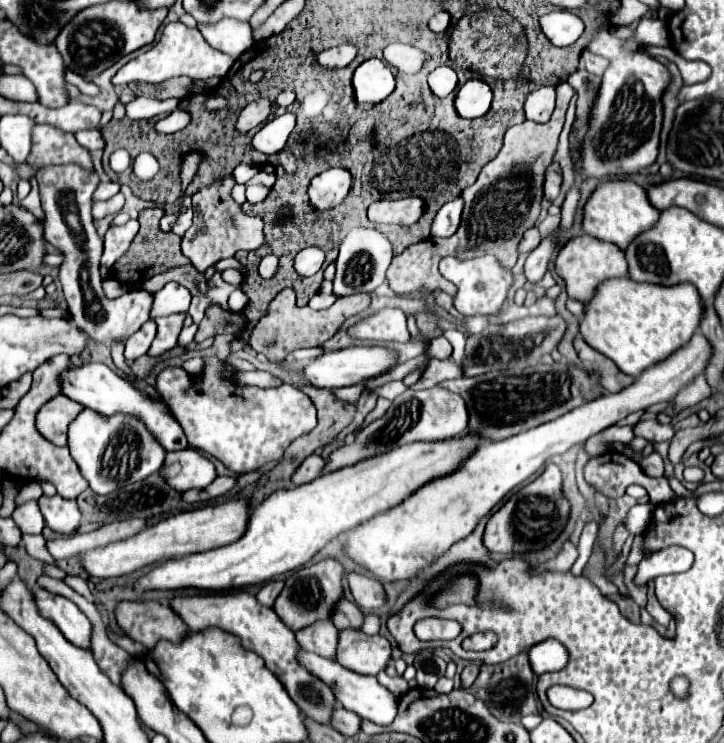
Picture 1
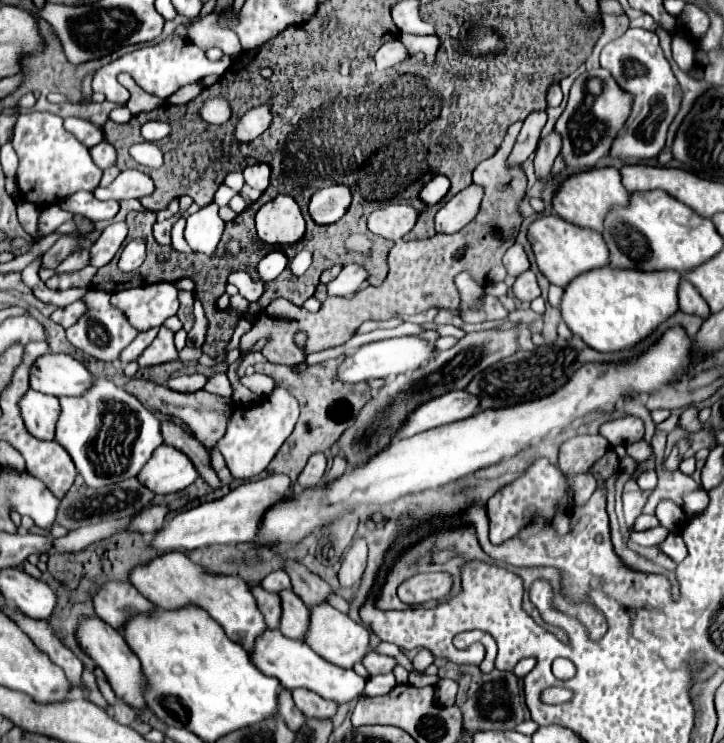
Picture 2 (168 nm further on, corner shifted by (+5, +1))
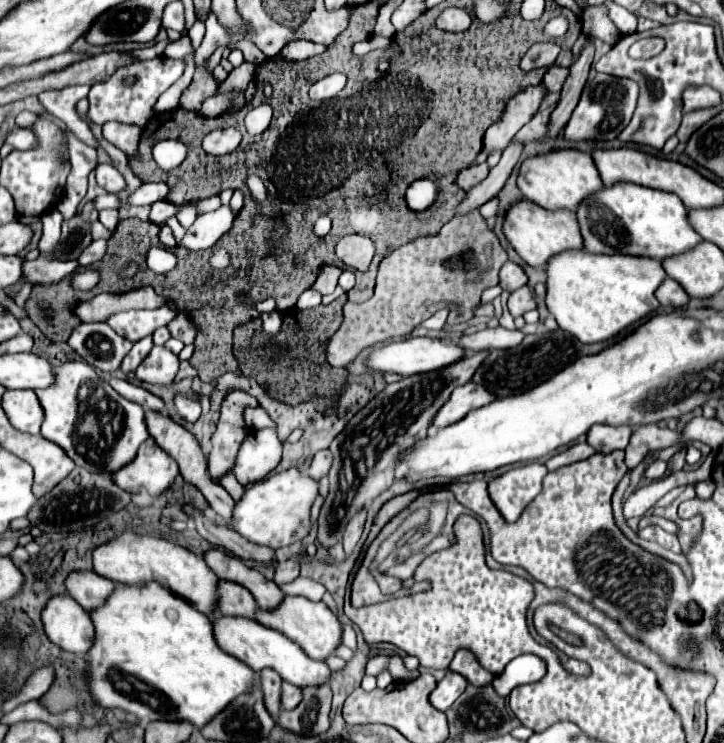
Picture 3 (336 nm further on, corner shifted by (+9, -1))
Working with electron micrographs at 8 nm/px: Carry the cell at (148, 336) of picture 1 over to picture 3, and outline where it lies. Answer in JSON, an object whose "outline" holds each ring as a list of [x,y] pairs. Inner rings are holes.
{"outline":[[[146,336],[142,340],[138,340],[132,350],[126,354],[126,358],[122,360],[122,372],[130,372],[130,370],[136,370],[138,364],[146,358],[146,354],[152,350],[152,336]]]}

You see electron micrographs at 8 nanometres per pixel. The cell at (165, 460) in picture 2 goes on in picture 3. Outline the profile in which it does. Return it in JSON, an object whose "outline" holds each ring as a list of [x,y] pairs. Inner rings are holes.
{"outline":[[[148,438],[140,446],[136,458],[112,474],[112,480],[130,494],[148,492],[150,496],[160,496],[172,488],[178,474],[178,462],[174,462],[170,454],[166,454],[152,438]]]}

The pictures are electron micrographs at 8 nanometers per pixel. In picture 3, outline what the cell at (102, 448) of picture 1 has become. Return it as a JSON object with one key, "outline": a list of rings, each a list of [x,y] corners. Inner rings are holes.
{"outline":[[[66,362],[56,368],[56,382],[46,390],[36,390],[44,408],[42,436],[58,444],[76,466],[102,476],[112,476],[130,460],[146,438],[146,418],[142,406],[122,398],[116,390],[98,378],[86,362]]]}

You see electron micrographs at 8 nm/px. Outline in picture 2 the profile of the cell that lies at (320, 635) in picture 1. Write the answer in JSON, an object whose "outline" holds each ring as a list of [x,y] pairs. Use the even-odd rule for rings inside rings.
{"outline":[[[282,590],[278,592],[278,596],[282,602],[280,632],[288,638],[302,640],[308,628],[308,618],[310,618],[308,608],[302,604],[302,600],[298,600],[298,596],[292,590]]]}

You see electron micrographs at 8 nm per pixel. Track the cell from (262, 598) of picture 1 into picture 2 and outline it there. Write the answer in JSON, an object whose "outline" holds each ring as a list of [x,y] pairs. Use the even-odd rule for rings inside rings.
{"outline":[[[276,570],[262,580],[262,588],[266,588],[268,592],[280,592],[284,588],[290,588],[290,578],[284,570]]]}

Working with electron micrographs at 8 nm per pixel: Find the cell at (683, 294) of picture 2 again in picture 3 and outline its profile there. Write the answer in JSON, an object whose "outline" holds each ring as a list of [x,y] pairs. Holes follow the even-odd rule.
{"outline":[[[666,278],[660,284],[660,288],[656,292],[656,298],[660,300],[660,304],[664,308],[668,308],[668,306],[672,306],[672,308],[684,308],[688,304],[688,300],[690,300],[686,290],[682,290],[682,286],[678,282],[674,282],[672,278]]]}

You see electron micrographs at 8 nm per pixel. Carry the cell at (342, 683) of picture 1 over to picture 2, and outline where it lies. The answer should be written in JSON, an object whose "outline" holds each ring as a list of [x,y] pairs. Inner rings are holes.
{"outline":[[[266,628],[262,634],[258,634],[254,640],[252,652],[248,656],[260,672],[264,672],[266,676],[278,678],[280,684],[288,690],[308,688],[308,690],[314,690],[316,694],[320,694],[322,698],[334,700],[338,704],[352,702],[352,700],[360,698],[364,692],[366,678],[358,676],[354,670],[344,670],[340,666],[332,666],[330,662],[322,660],[322,656],[318,656],[306,642],[290,640],[290,638],[282,636],[280,630]]]}

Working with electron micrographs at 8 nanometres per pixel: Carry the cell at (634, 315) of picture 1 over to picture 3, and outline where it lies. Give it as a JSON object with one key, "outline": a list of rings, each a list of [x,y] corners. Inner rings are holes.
{"outline":[[[586,250],[558,254],[548,262],[546,272],[546,306],[558,326],[574,334],[582,344],[610,340],[628,326],[646,318],[646,314],[656,312],[660,302],[654,292],[666,278],[660,262],[652,258],[630,258],[622,254],[606,256],[590,254]]]}

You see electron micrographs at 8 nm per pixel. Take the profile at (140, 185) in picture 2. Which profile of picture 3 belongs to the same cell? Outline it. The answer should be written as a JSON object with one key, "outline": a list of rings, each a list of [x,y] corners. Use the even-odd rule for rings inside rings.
{"outline":[[[152,182],[152,184],[140,184],[134,192],[128,194],[126,202],[132,206],[144,206],[144,204],[154,204],[158,200],[164,200],[168,194],[168,186],[164,182]]]}

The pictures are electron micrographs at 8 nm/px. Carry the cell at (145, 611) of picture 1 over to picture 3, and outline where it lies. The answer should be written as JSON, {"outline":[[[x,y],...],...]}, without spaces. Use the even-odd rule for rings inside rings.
{"outline":[[[76,572],[66,578],[66,588],[86,612],[92,612],[106,604],[110,594],[116,590],[116,584],[96,572]]]}

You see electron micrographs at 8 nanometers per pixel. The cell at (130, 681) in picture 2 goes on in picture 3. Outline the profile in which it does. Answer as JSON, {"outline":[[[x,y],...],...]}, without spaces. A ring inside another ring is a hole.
{"outline":[[[70,596],[52,598],[42,610],[42,622],[50,642],[66,652],[88,654],[90,646],[94,646],[94,624]]]}

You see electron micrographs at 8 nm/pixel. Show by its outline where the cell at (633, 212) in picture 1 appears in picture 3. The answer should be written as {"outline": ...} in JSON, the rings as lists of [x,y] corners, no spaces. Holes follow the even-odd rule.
{"outline":[[[554,150],[536,158],[524,160],[520,166],[518,188],[522,190],[524,198],[530,202],[546,208],[546,210],[578,210],[576,206],[586,200],[590,194],[604,190],[604,182],[598,174],[592,154],[578,152],[578,150]]]}

